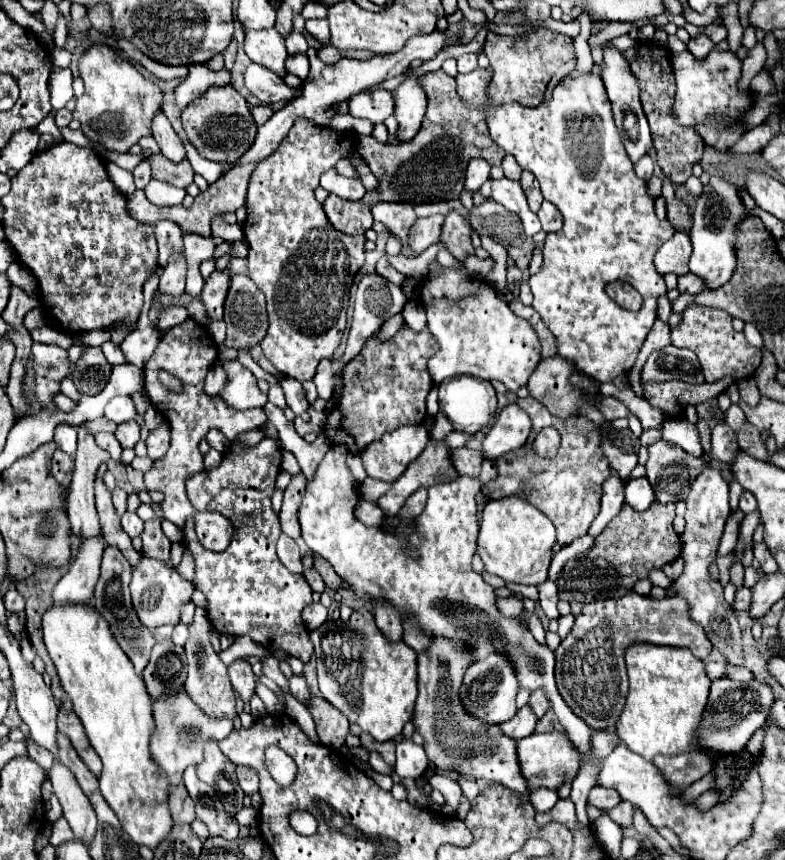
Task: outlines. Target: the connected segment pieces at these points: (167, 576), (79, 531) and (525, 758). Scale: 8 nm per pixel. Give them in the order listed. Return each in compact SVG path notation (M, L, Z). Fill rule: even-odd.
M143 556L141 564L133 568L133 580L131 580L131 600L133 610L137 610L137 616L143 626L157 628L157 626L177 626L181 622L181 610L191 602L191 594L195 590L193 584L183 580L173 566Z
M79 428L79 446L77 446L77 454L75 454L75 470L73 470L73 480L69 484L67 506L65 506L71 528L79 538L91 538L91 536L97 536L101 532L101 526L97 520L97 510L95 510L95 500L93 500L93 486L95 486L95 472L97 472L99 464L107 462L109 458L111 456L95 444L93 434Z
M547 732L547 734L531 734L517 742L517 760L521 768L521 776L529 784L529 790L535 788L551 788L557 790L567 780L571 782L579 772L579 752L571 746L565 732Z

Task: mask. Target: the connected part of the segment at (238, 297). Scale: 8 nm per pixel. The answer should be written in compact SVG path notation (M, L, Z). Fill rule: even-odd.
M231 276L225 300L225 348L249 348L267 332L265 296L249 276Z

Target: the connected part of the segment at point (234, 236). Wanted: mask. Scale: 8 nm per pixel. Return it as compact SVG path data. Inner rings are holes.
M221 216L213 218L211 228L213 228L213 236L221 237L224 241L242 241L244 239L243 227L239 224L225 224L221 220Z

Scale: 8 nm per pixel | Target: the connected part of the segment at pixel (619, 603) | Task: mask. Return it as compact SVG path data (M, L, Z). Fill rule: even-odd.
M629 592L621 598L597 600L583 606L567 638L555 650L557 688L567 706L593 730L609 730L619 720L627 698L625 650L635 642L657 646L689 648L697 658L707 658L713 650L705 630L689 620L689 602L683 596L665 596L661 600Z

